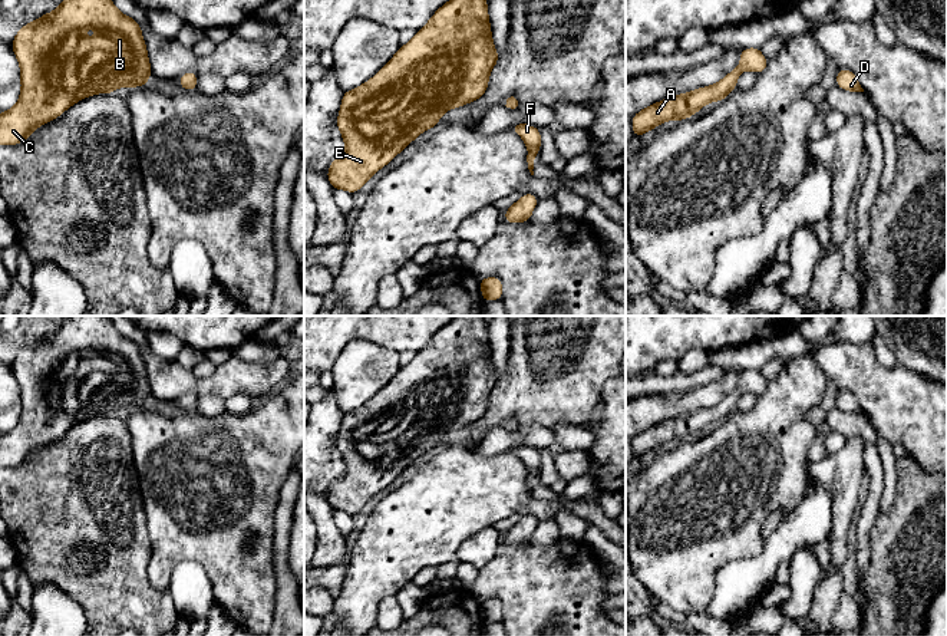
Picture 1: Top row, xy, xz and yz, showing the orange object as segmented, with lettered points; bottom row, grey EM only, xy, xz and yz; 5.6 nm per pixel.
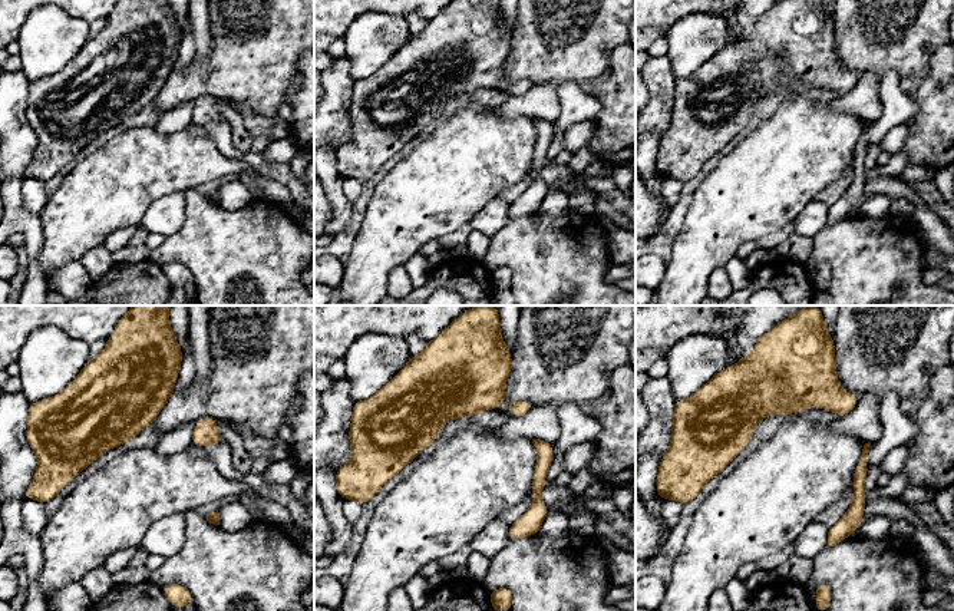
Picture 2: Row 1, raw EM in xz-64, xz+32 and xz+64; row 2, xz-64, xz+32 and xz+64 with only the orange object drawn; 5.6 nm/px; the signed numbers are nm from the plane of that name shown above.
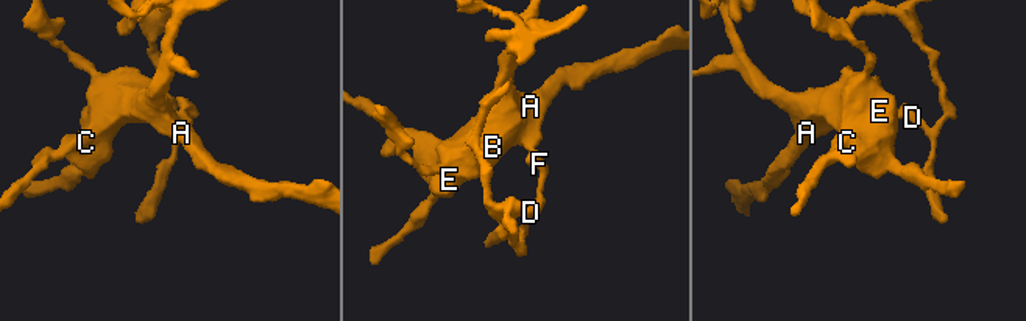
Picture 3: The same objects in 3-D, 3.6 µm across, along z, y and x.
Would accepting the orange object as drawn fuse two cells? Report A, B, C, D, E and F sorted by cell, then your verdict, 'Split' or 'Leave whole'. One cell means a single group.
Groups: A B C D E F. Leave whole

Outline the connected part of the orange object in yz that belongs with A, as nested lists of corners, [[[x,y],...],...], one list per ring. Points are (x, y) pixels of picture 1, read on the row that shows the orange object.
[[[759,47],[743,49],[739,55],[742,62],[717,83],[666,98],[637,112],[631,118],[633,136],[641,136],[667,121],[683,121],[693,116],[705,105],[715,100],[720,102],[735,90],[738,76],[742,72],[753,70],[760,75],[768,66]]]

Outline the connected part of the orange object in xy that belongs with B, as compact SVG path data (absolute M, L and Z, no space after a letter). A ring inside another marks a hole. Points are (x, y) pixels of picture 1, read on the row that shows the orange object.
M63 0L55 11L24 24L11 42L13 52L20 65L22 90L17 103L6 112L0 112L0 145L17 145L24 142L36 128L55 121L76 102L96 95L112 92L118 88L145 86L152 73L146 45L141 24L121 13L112 0ZM93 26L98 34L85 39L85 30Z

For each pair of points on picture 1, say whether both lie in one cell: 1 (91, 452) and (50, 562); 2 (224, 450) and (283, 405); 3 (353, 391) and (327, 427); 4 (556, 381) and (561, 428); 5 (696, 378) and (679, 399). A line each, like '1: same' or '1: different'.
1: same
2: same
3: different
4: different
5: different

